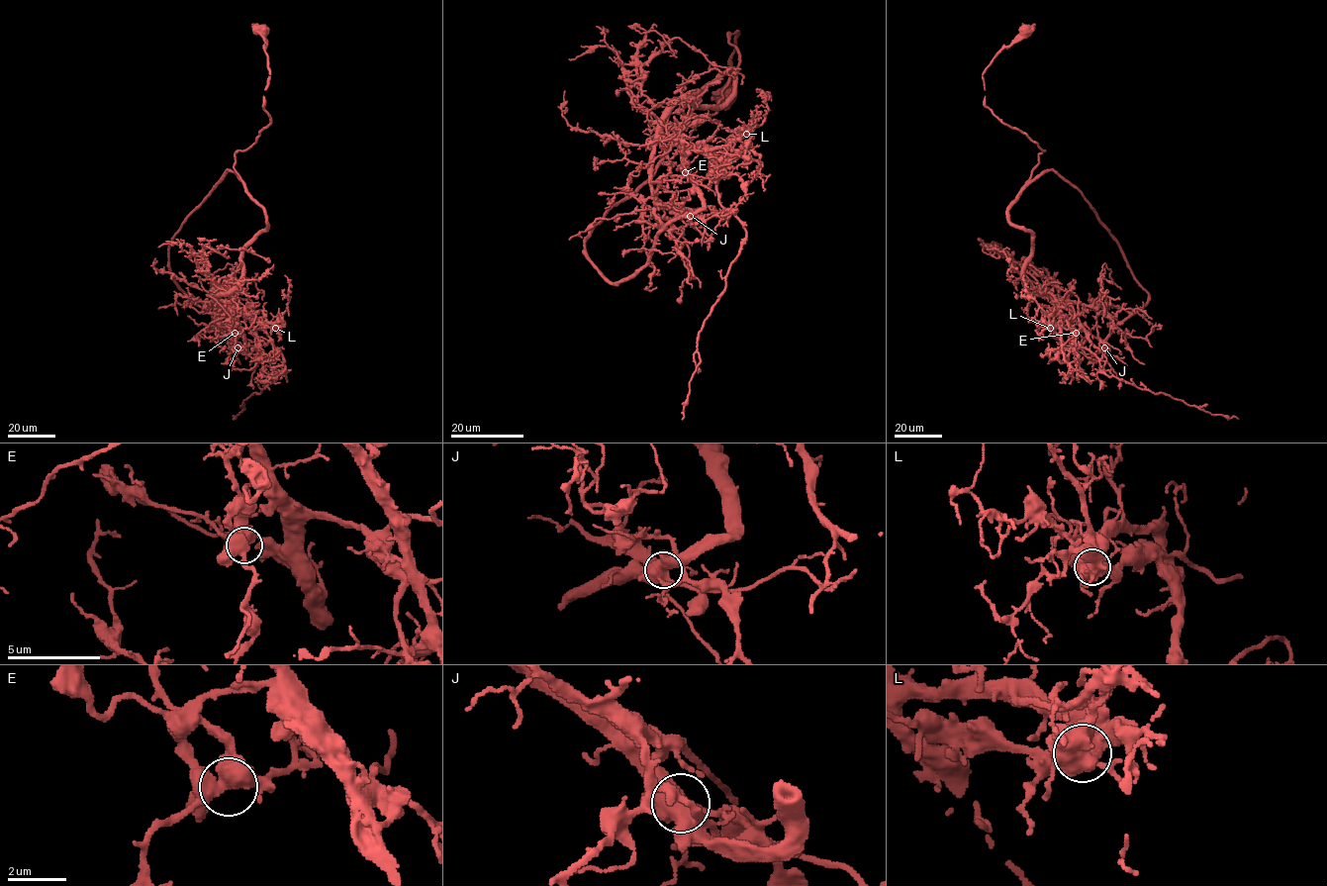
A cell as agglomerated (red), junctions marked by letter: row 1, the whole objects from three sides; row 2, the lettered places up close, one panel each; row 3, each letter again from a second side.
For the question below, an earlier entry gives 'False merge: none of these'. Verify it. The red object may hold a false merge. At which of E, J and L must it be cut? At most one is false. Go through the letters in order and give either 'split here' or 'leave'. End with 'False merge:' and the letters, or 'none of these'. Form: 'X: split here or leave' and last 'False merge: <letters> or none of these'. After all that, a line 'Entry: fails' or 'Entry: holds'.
E: leave
J: leave
L: leave
False merge: none of these
Entry: holds

